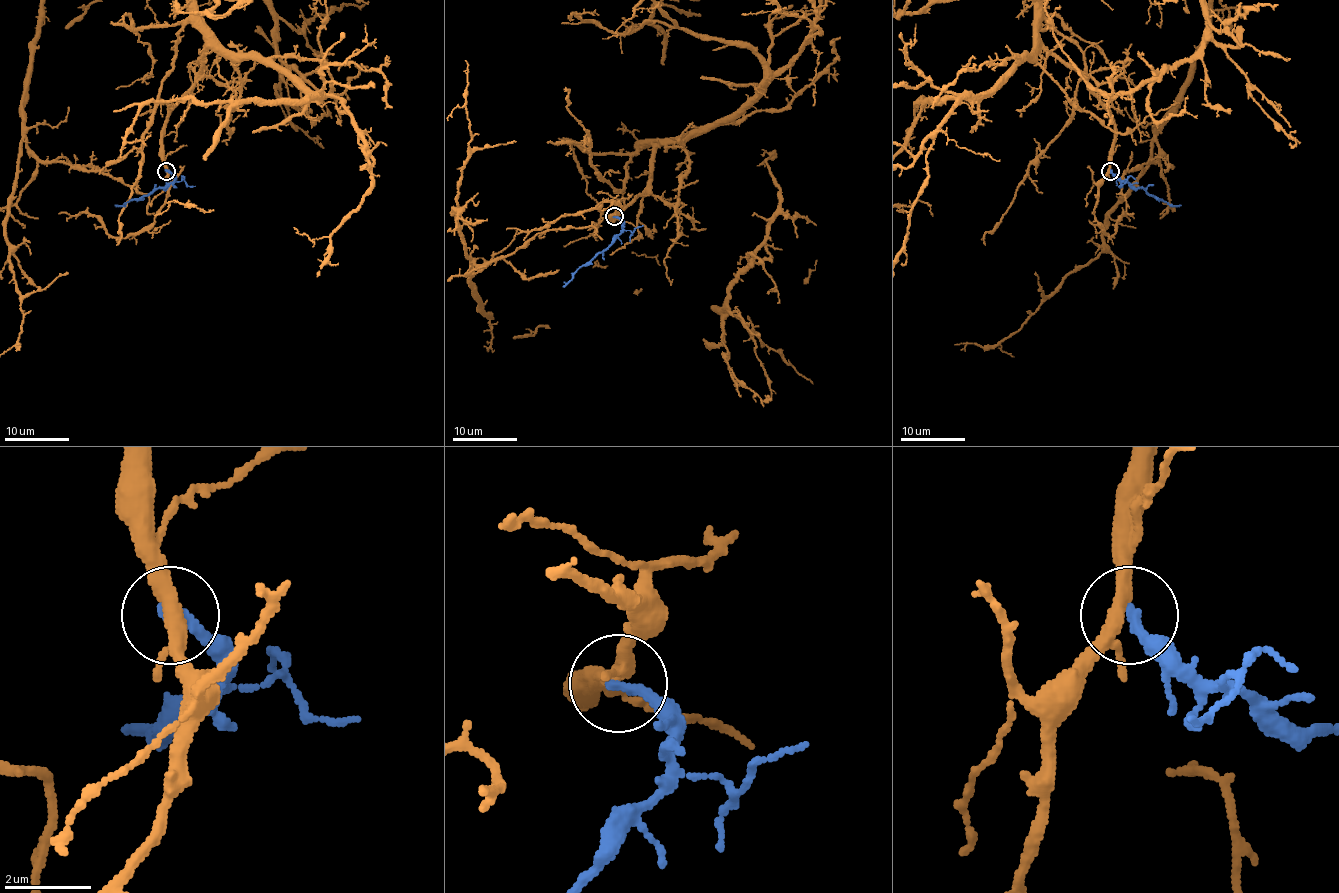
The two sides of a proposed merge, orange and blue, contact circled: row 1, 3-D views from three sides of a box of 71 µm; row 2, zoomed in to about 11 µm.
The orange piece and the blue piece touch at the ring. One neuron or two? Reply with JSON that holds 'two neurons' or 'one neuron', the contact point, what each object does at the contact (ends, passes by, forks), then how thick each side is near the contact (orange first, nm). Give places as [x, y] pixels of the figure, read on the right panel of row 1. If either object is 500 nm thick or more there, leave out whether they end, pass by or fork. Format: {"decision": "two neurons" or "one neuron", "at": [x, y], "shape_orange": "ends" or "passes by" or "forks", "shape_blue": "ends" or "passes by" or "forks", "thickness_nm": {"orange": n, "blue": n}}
{"decision": "one neuron", "at": [1110, 171], "shape_orange": "forks", "shape_blue": "ends", "thickness_nm": {"orange": 300, "blue": 280}}

